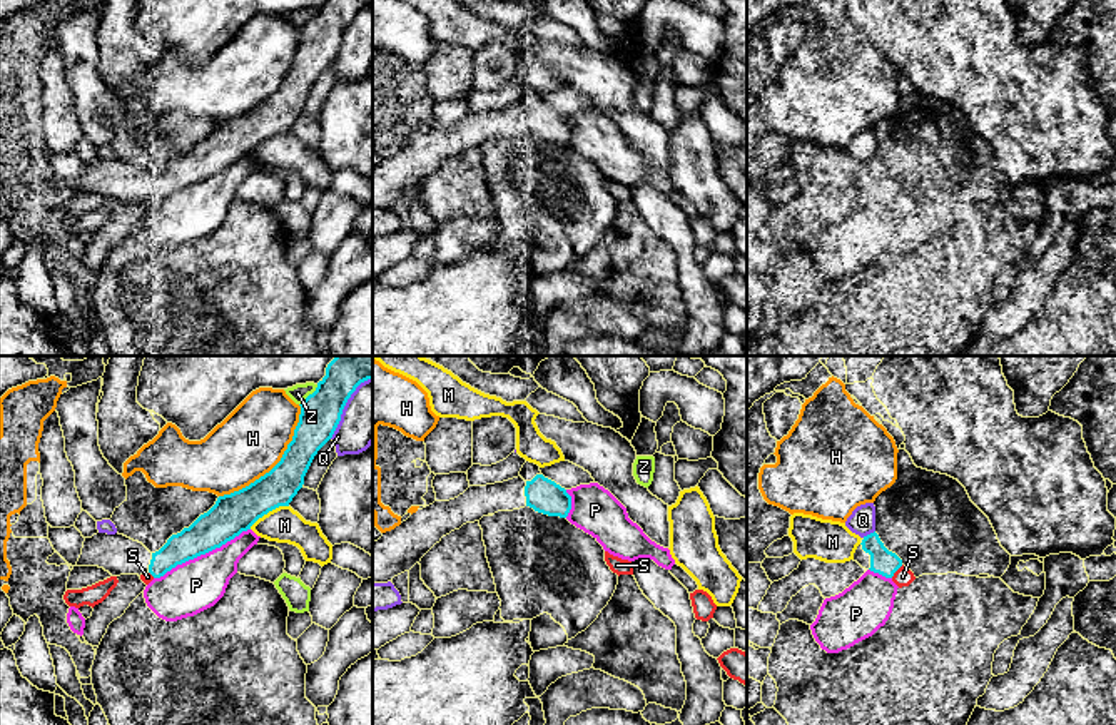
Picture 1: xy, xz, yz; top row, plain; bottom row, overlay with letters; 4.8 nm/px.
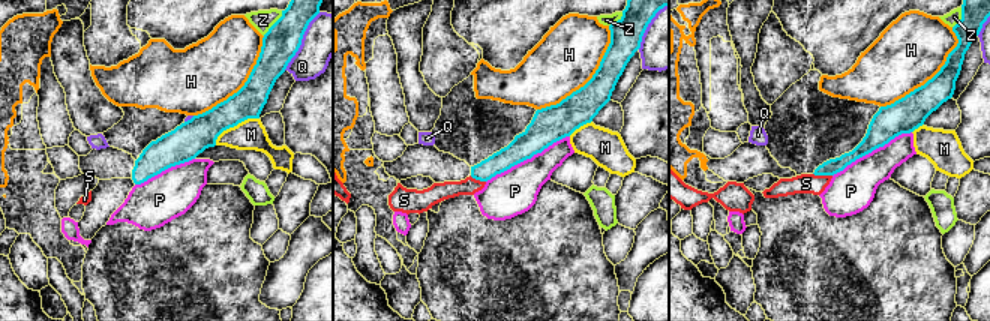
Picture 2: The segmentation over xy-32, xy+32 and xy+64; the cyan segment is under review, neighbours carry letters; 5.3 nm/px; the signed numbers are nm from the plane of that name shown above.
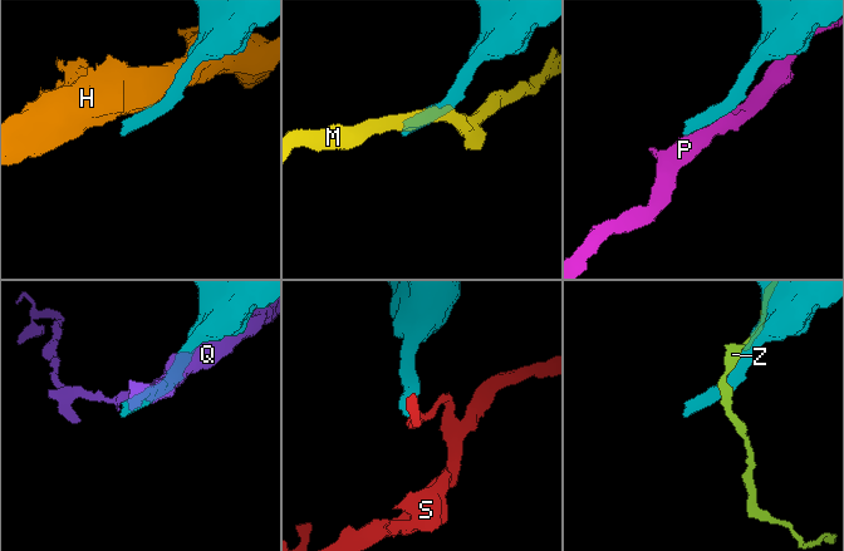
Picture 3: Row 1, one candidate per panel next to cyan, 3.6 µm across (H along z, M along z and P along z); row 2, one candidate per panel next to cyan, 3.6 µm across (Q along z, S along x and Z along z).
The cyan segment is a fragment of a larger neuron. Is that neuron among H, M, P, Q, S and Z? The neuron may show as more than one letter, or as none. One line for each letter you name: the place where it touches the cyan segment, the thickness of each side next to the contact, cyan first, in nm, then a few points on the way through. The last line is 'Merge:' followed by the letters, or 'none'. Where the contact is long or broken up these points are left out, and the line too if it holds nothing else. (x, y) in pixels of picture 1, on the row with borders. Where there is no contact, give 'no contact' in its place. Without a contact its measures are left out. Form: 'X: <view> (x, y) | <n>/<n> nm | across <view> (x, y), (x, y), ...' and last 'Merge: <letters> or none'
Merge: none

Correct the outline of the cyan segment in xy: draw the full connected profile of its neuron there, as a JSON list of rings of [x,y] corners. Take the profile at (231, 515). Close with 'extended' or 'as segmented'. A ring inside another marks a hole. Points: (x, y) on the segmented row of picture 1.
[[[336,356],[316,391],[299,404],[292,441],[269,473],[239,491],[219,496],[207,513],[172,535],[155,553],[124,535],[97,533],[85,538],[75,566],[99,566],[112,576],[150,573],[160,578],[177,565],[251,530],[269,511],[289,506],[314,456],[332,438],[347,399],[368,379],[373,379],[373,356]]]; extended

